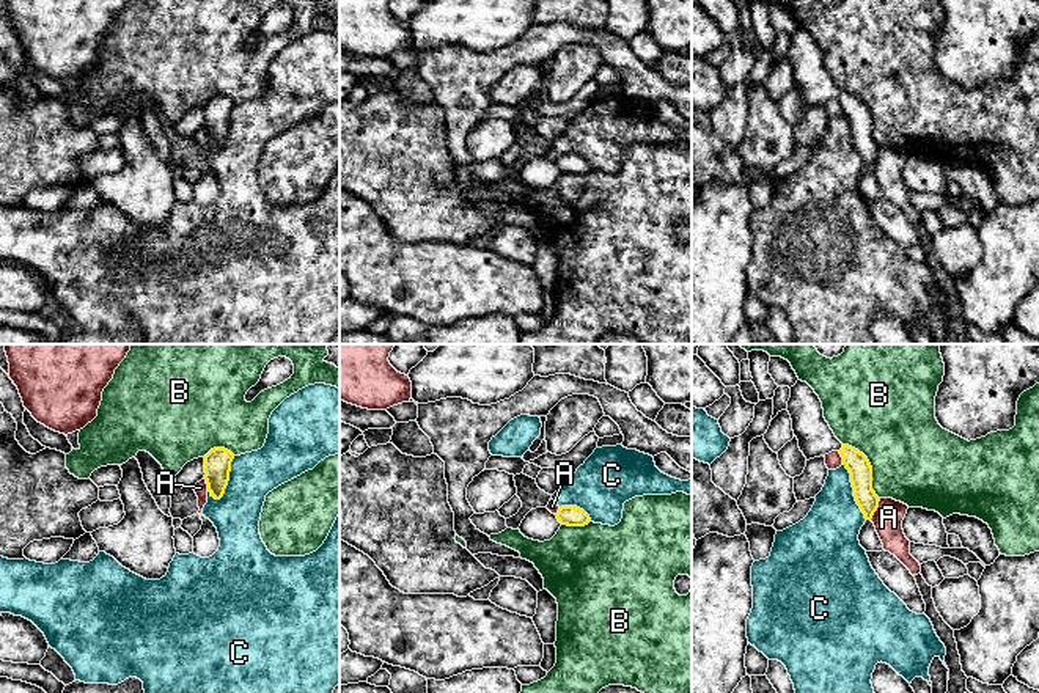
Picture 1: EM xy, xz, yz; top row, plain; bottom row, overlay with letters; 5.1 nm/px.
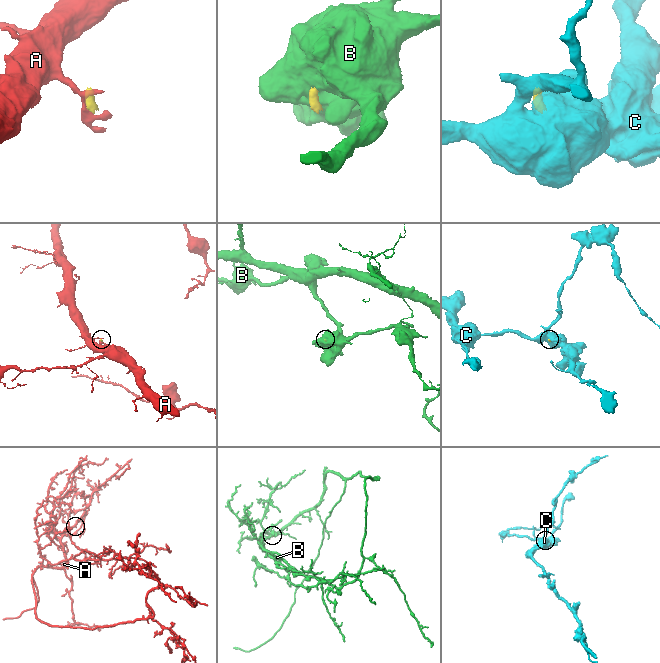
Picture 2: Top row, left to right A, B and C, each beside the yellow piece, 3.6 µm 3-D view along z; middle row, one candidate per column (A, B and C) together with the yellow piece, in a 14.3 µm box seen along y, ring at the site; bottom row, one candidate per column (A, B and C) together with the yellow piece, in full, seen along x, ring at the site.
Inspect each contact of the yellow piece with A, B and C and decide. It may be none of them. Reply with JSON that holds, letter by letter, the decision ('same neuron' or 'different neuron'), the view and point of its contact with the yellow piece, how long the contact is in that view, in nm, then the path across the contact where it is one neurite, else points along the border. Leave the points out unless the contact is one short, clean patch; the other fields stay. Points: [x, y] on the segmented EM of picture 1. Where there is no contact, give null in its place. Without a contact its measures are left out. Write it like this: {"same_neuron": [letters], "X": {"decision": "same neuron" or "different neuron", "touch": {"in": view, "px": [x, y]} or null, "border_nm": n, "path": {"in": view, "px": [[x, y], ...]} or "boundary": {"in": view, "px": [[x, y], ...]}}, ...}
{"same_neuron": [], "A": {"decision": "different neuron", "touch": {"in": "yz", "px": [876, 509]}, "border_nm": 130, "boundary": {"in": "yz", "px": [[881, 498], [870, 519]]}}, "B": {"decision": "different neuron", "touch": {"in": "yz", "px": [871, 467]}, "border_nm": 340, "boundary": {"in": "yz", "px": [[843, 443], [866, 458], [871, 489], [879, 498]]}}, "C": {"decision": "different neuron", "touch": {"in": "xy", "px": [228, 480]}, "border_nm": 260, "boundary": {"in": "xy", "px": [[234, 456], [225, 492], [216, 500]]}}}

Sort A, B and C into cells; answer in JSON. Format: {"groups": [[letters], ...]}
{"groups": [["A"], ["B"], ["C"]]}

